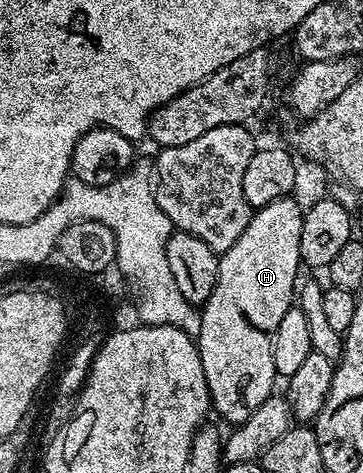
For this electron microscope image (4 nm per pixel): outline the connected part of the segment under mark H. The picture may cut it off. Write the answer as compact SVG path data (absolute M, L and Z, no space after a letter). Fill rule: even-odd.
M294 198L277 200L257 209L251 215L244 234L236 238L227 252L221 253L216 286L206 303L201 305L202 325L196 335L198 353L204 366L204 378L208 382L213 411L219 412L227 420L227 425L243 424L249 416L256 414L256 410L260 410L260 406L264 406L266 399L275 391L274 380L278 371L272 358L274 338L271 334L276 326L280 326L284 314L288 314L296 300L303 211L303 205L298 205Z

